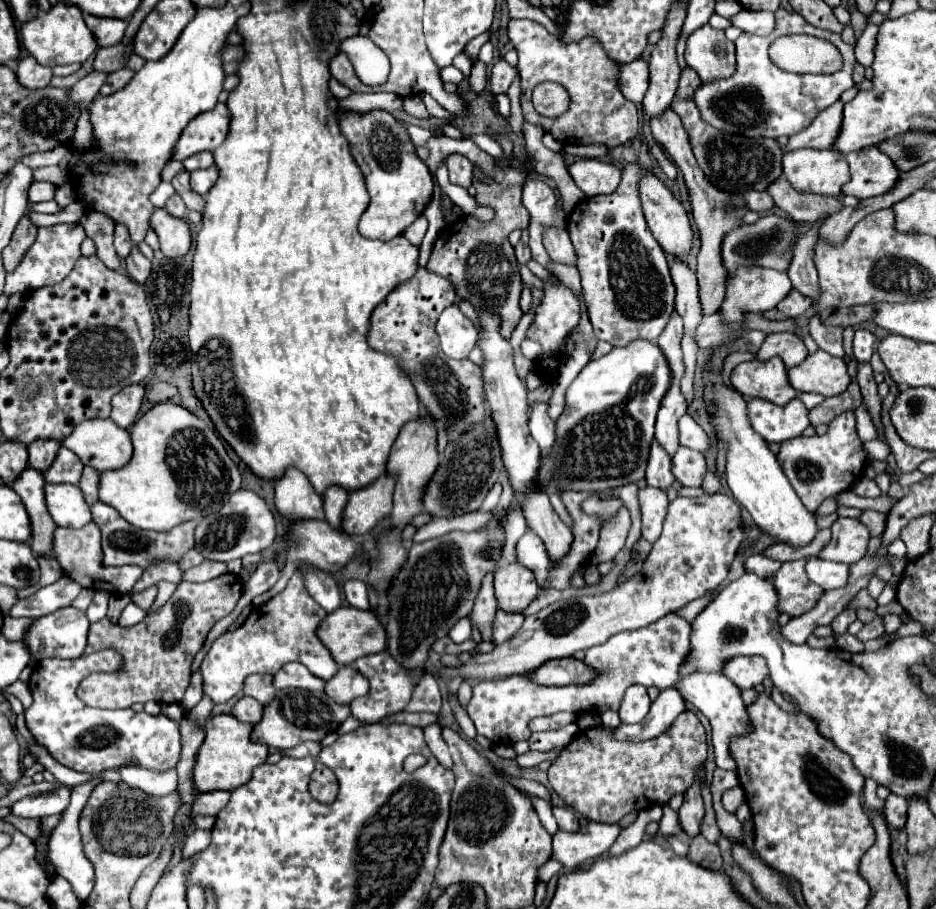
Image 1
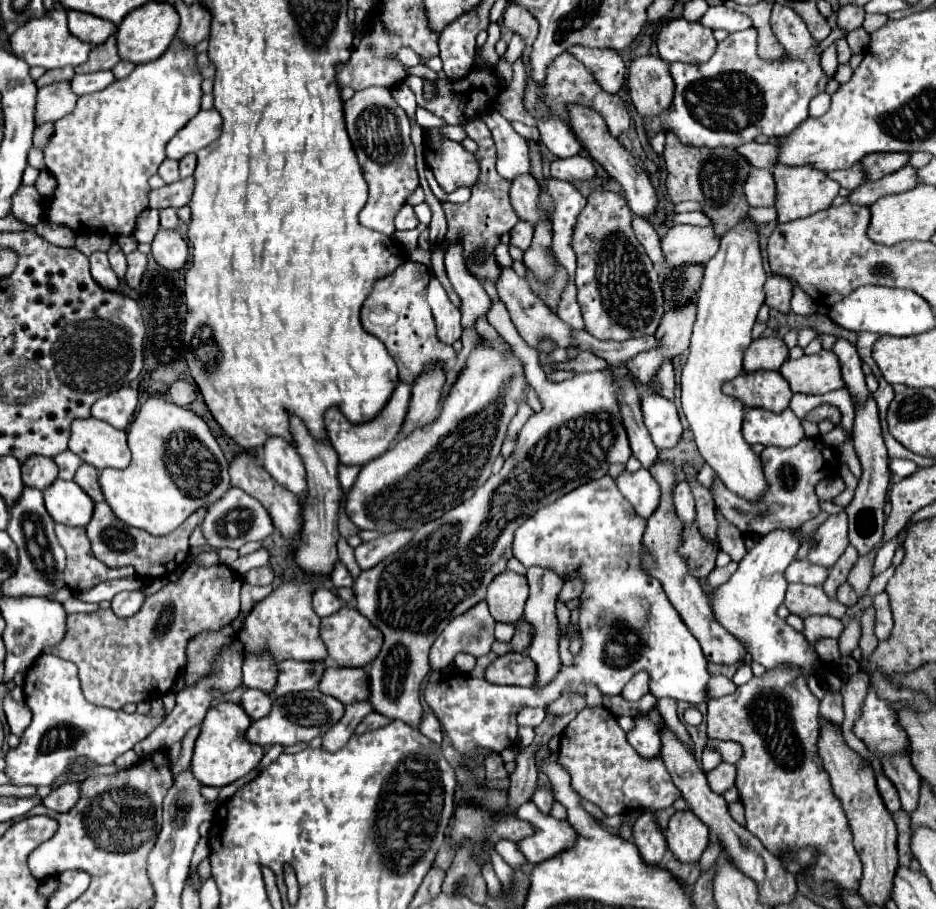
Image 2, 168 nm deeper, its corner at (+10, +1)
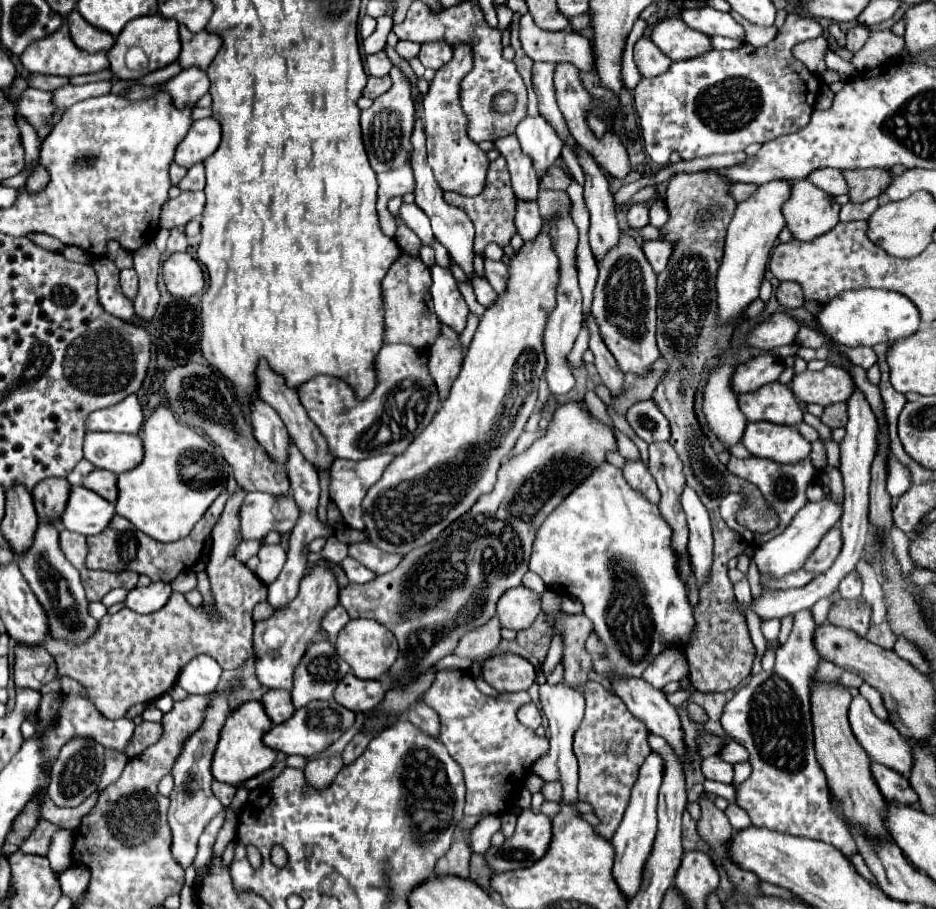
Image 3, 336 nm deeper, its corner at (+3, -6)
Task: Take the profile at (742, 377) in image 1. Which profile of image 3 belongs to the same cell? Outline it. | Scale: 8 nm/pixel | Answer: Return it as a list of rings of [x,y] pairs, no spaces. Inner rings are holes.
[[[779,381],[767,383],[753,393],[741,393],[739,409],[747,421],[771,421],[779,425],[799,425],[803,421],[803,411],[793,391]]]

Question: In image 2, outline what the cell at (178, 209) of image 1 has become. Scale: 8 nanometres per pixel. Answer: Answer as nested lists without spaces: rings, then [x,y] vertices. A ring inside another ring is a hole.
[[[166,208],[160,212],[160,228],[162,230],[176,230],[178,228],[178,216],[174,208]]]

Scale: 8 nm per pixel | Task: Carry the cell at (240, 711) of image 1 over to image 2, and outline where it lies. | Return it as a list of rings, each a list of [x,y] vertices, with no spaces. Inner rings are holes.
[[[246,690],[240,704],[248,712],[248,716],[252,716],[252,720],[258,720],[270,712],[272,696],[262,690]]]

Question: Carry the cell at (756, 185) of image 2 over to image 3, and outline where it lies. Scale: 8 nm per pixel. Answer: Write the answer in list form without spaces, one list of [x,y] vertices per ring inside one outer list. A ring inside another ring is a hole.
[[[737,183],[731,187],[731,195],[735,197],[735,201],[745,201],[753,195],[753,191],[757,191],[757,185],[747,185],[747,183]]]

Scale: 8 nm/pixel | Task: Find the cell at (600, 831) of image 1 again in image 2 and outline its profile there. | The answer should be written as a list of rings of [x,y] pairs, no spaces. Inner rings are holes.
[[[532,800],[522,804],[516,816],[534,826],[534,834],[518,842],[518,850],[530,864],[548,860],[548,856],[556,856],[562,848],[570,848],[574,842],[574,830],[570,824],[540,812]]]

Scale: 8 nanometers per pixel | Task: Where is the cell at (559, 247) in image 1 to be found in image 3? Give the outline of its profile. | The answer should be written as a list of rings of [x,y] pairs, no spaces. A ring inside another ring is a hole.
[[[509,135],[505,139],[497,139],[495,149],[507,159],[511,185],[513,185],[517,199],[535,199],[537,189],[539,189],[539,179],[535,175],[531,159],[521,151],[517,137]]]

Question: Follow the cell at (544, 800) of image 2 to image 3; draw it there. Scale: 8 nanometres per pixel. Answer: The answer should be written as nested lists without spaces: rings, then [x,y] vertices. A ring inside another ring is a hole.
[[[545,783],[541,787],[541,793],[547,801],[559,801],[561,799],[561,783]]]

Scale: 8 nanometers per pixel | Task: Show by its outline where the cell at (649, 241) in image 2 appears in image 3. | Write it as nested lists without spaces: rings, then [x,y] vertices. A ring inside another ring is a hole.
[[[635,203],[635,205],[631,205],[631,207],[629,207],[627,221],[629,221],[631,229],[641,229],[643,225],[647,225],[647,223],[649,223],[649,213],[647,213],[645,203]]]

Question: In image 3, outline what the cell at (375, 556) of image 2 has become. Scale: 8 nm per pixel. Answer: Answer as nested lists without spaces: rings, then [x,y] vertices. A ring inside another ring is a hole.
[[[371,542],[349,544],[348,552],[351,557],[373,571],[375,575],[391,571],[393,567],[397,567],[397,563],[403,557],[403,555],[389,555],[385,551],[379,551]]]

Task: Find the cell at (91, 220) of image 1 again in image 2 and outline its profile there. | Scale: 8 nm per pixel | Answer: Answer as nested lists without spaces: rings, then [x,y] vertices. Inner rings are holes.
[[[96,252],[90,256],[90,272],[92,278],[96,280],[98,286],[102,286],[104,290],[120,290],[120,280],[118,276],[114,276],[114,270],[108,264],[108,256],[104,252]]]

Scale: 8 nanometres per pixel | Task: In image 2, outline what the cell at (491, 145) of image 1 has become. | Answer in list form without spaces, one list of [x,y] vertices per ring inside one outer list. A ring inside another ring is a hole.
[[[417,106],[416,109],[416,120],[418,124],[425,129],[432,127],[442,127],[446,125],[442,118],[437,117],[436,115],[419,106]]]

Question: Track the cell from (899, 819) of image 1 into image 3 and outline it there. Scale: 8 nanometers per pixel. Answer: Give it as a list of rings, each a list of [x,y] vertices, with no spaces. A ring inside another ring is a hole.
[[[873,763],[871,771],[885,799],[897,799],[897,803],[909,803],[909,805],[915,805],[919,801],[909,781],[903,775],[899,775],[897,771],[885,765],[879,765],[879,763]]]

